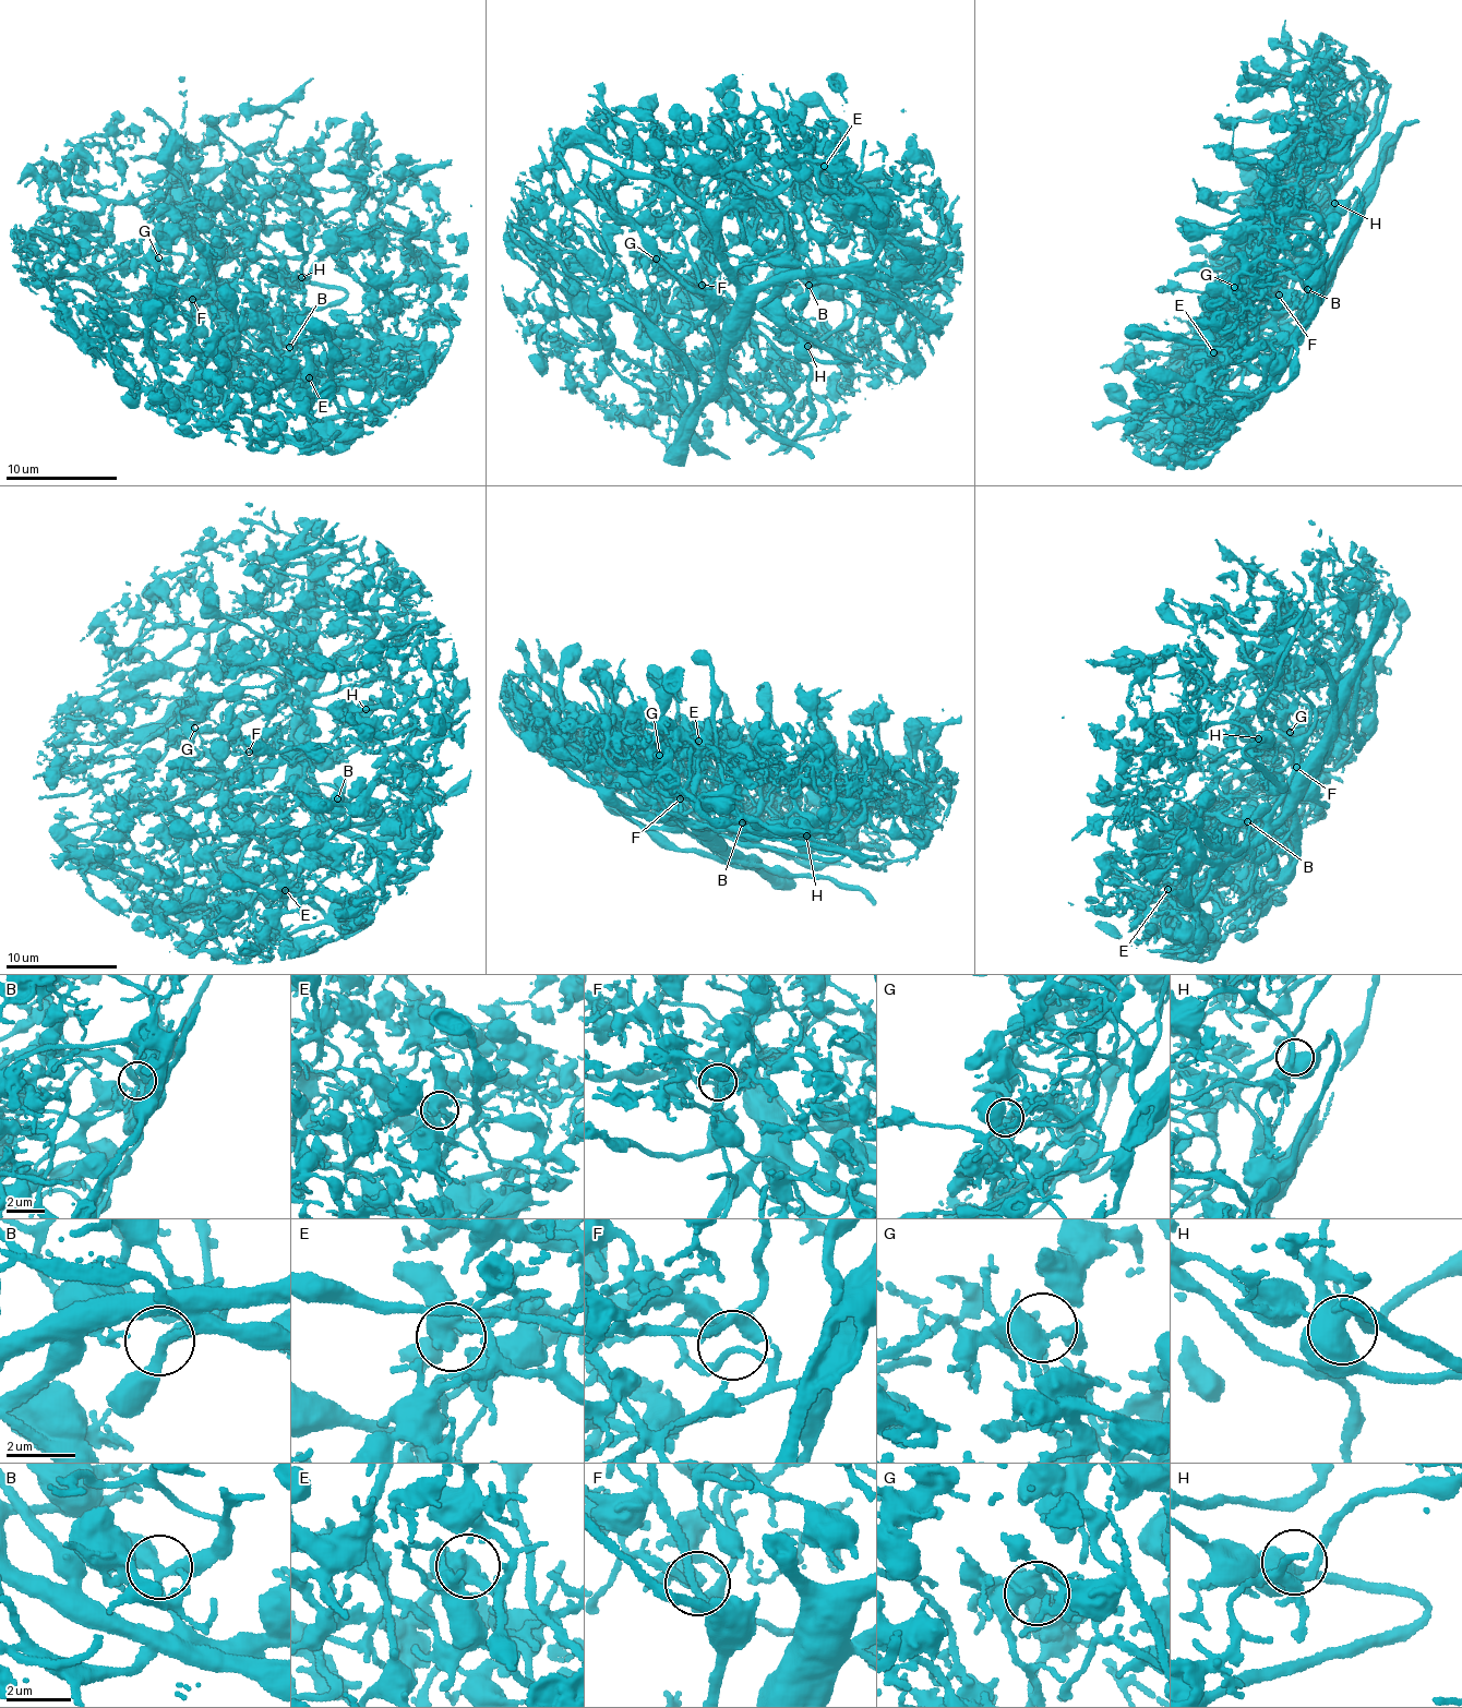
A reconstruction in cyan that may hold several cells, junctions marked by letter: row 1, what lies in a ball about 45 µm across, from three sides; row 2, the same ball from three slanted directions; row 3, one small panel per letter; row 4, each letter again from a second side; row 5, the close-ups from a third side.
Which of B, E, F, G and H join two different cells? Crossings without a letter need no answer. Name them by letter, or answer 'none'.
none

